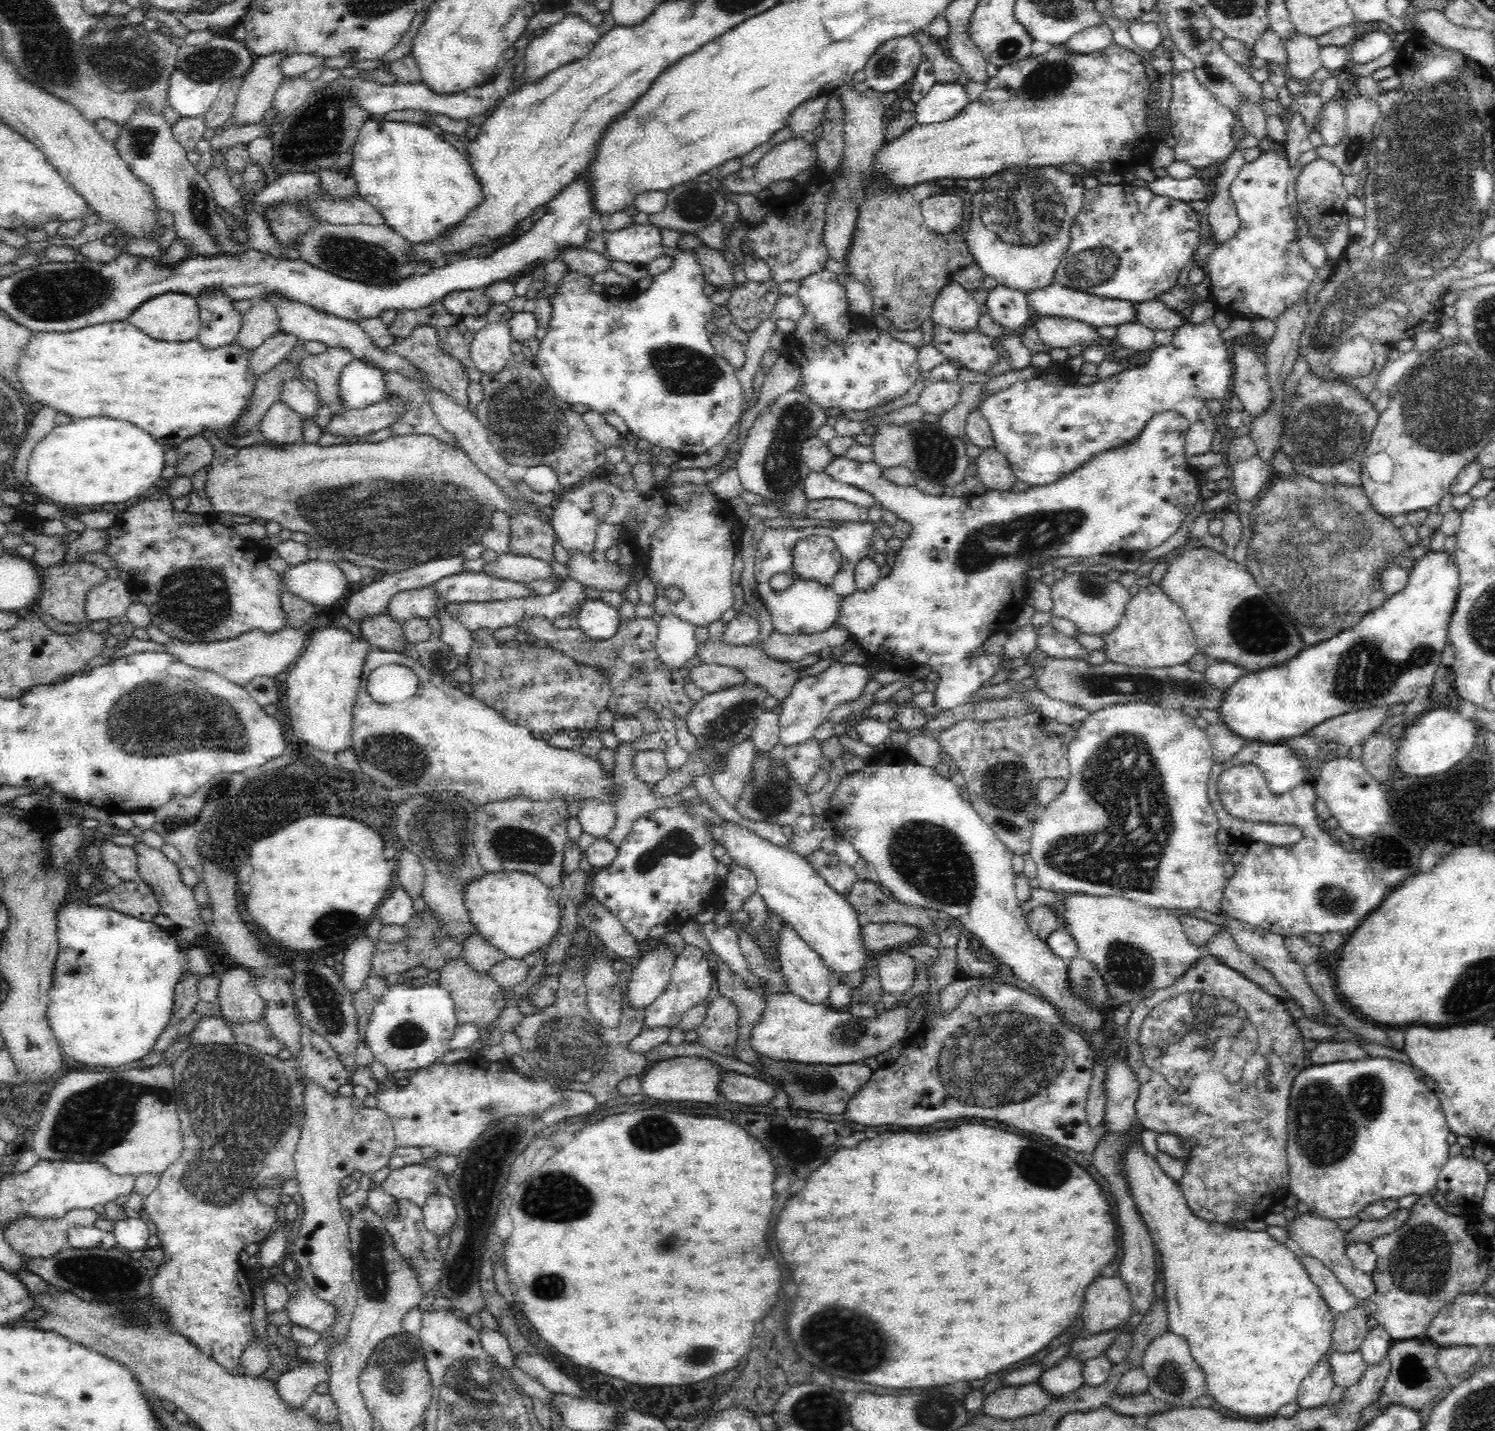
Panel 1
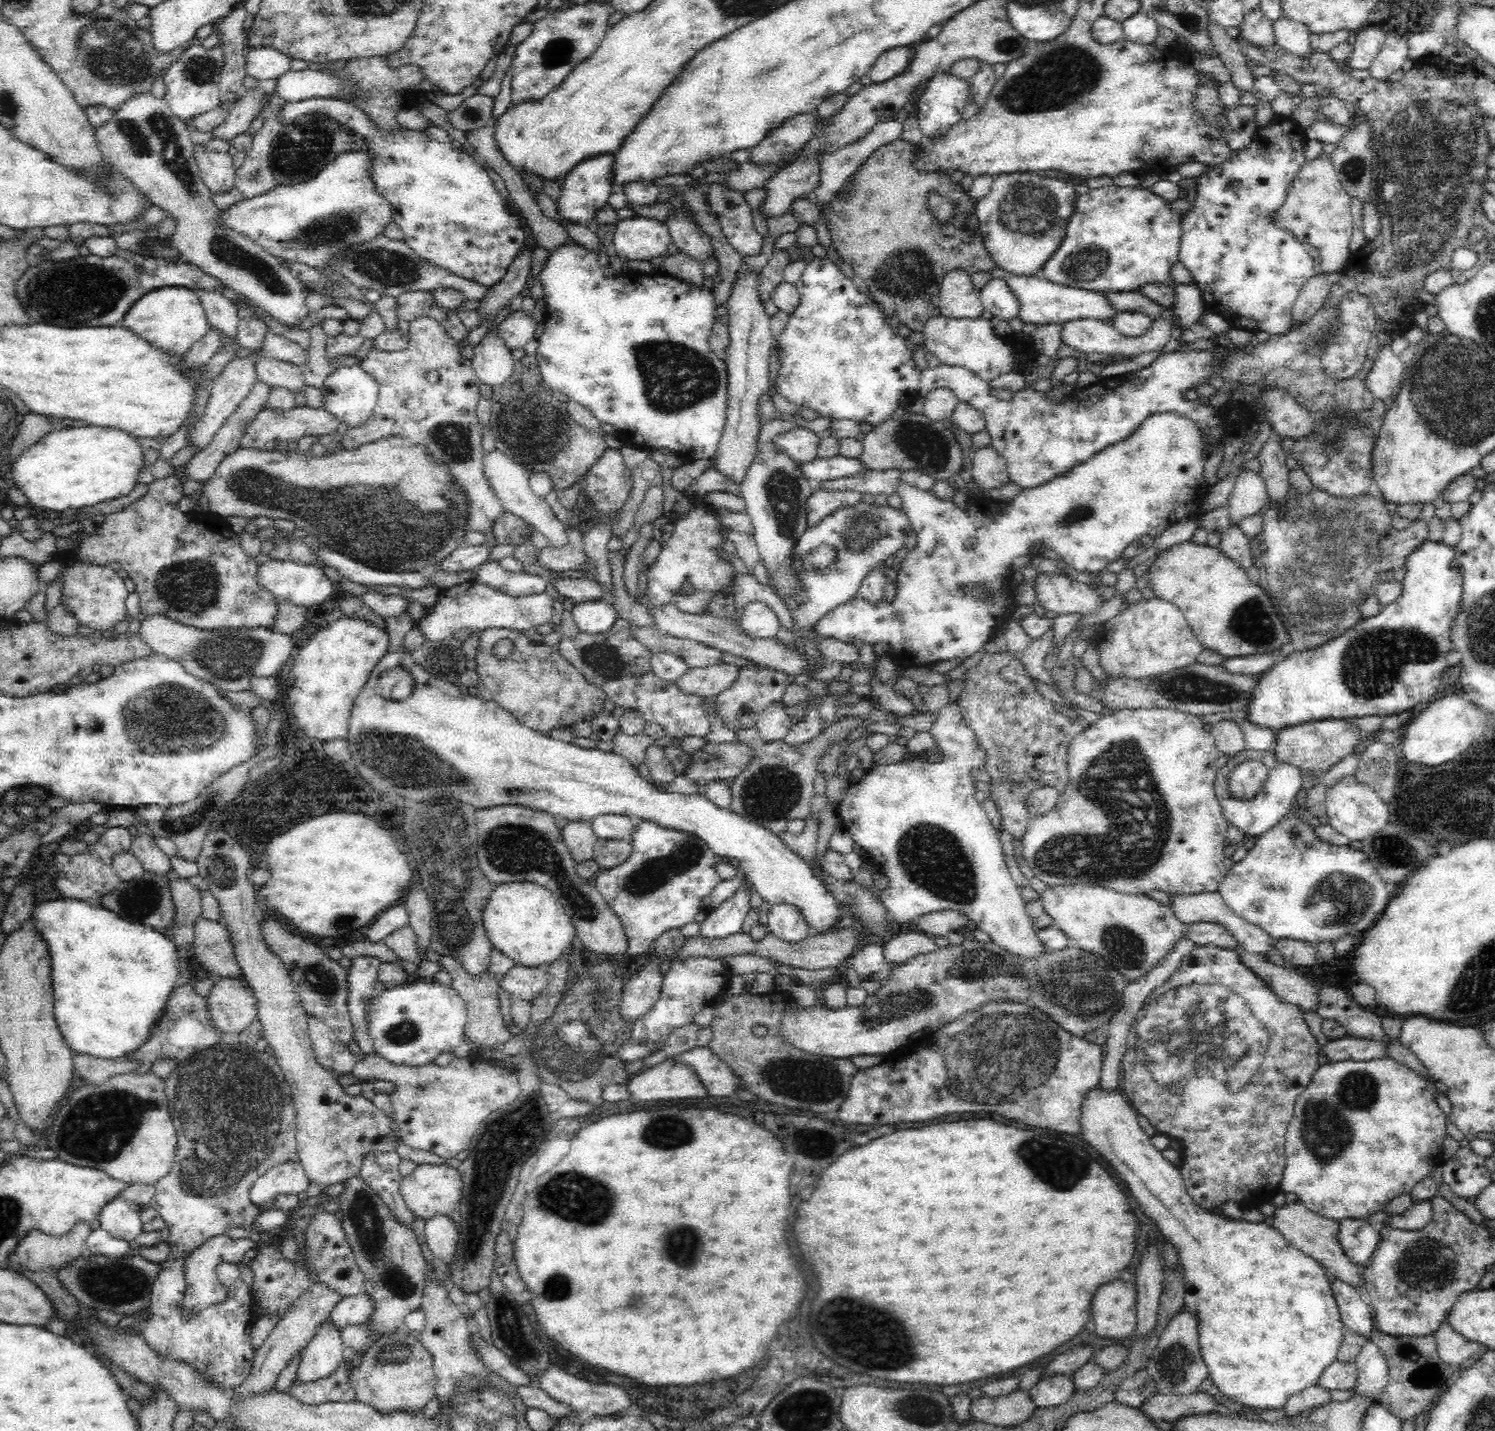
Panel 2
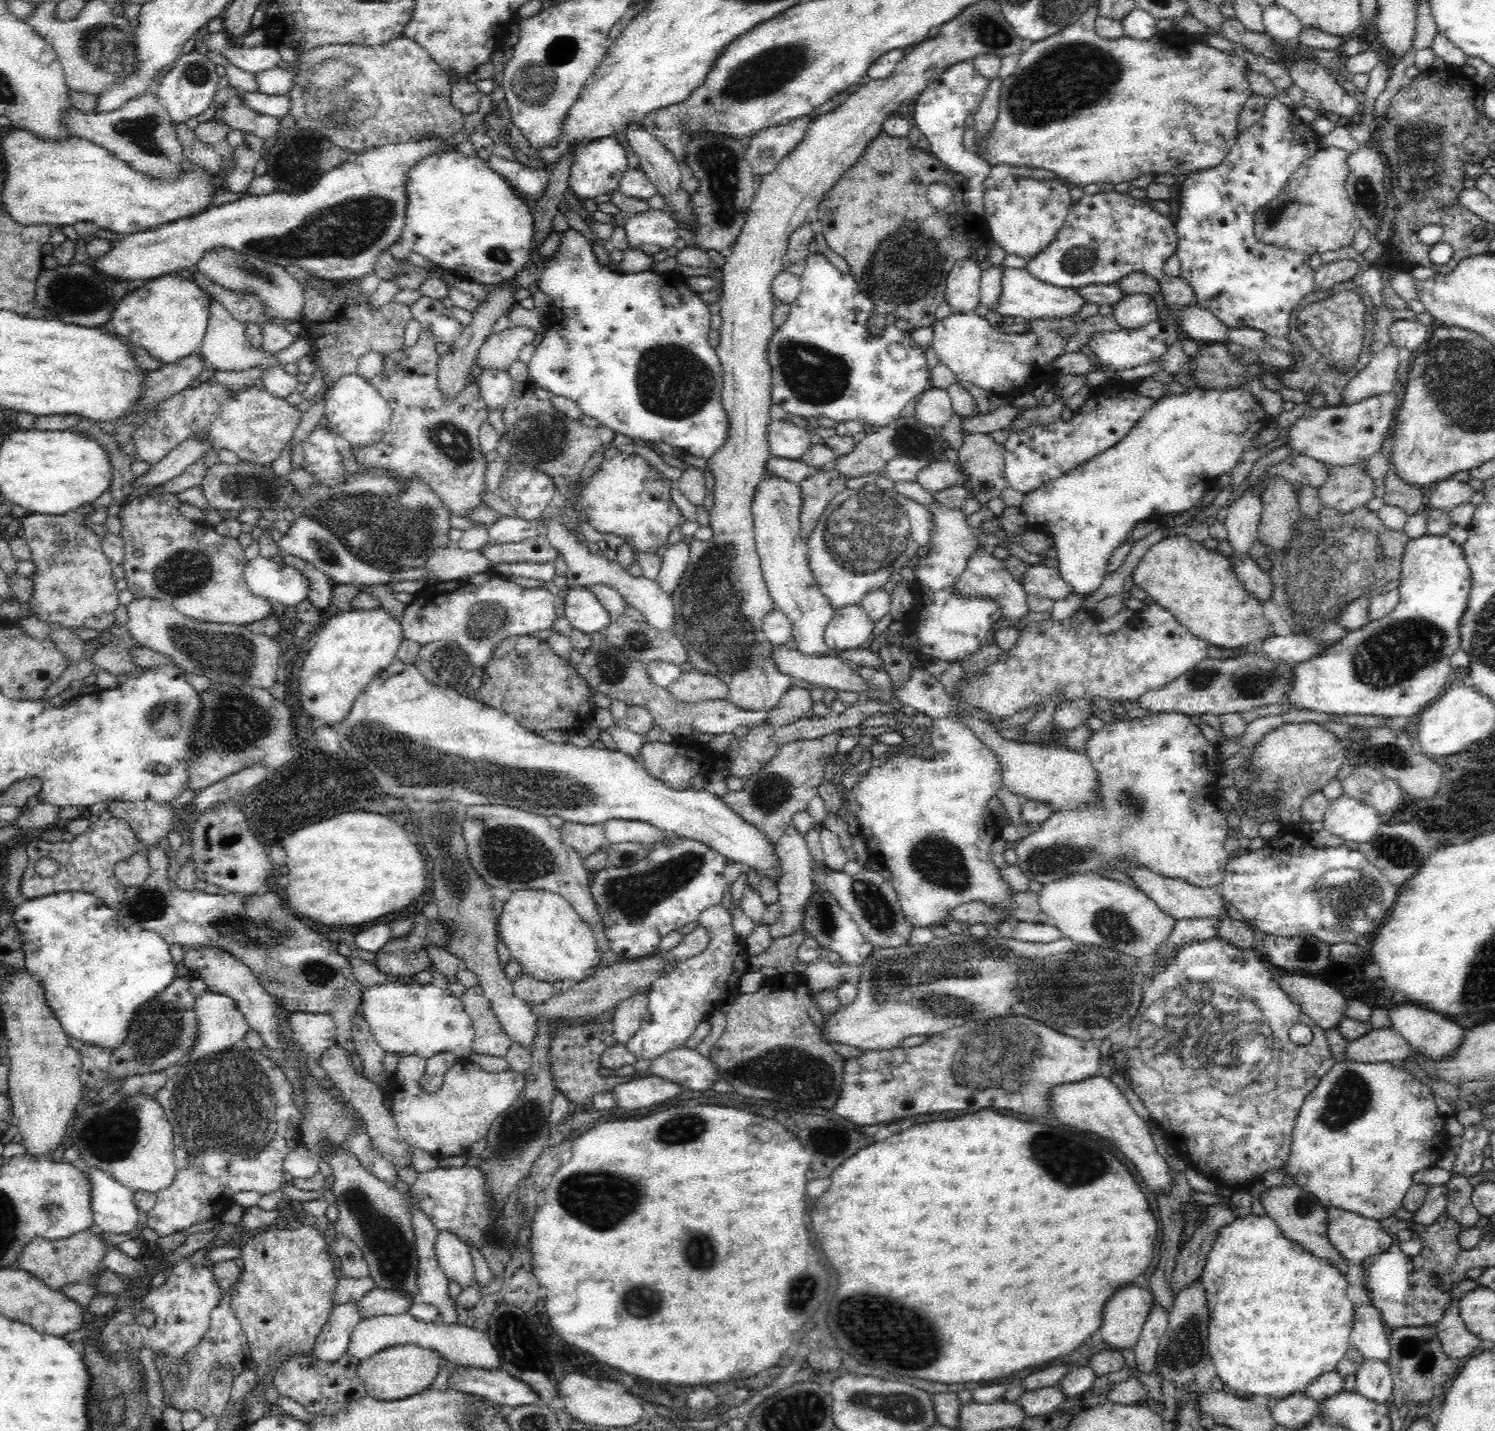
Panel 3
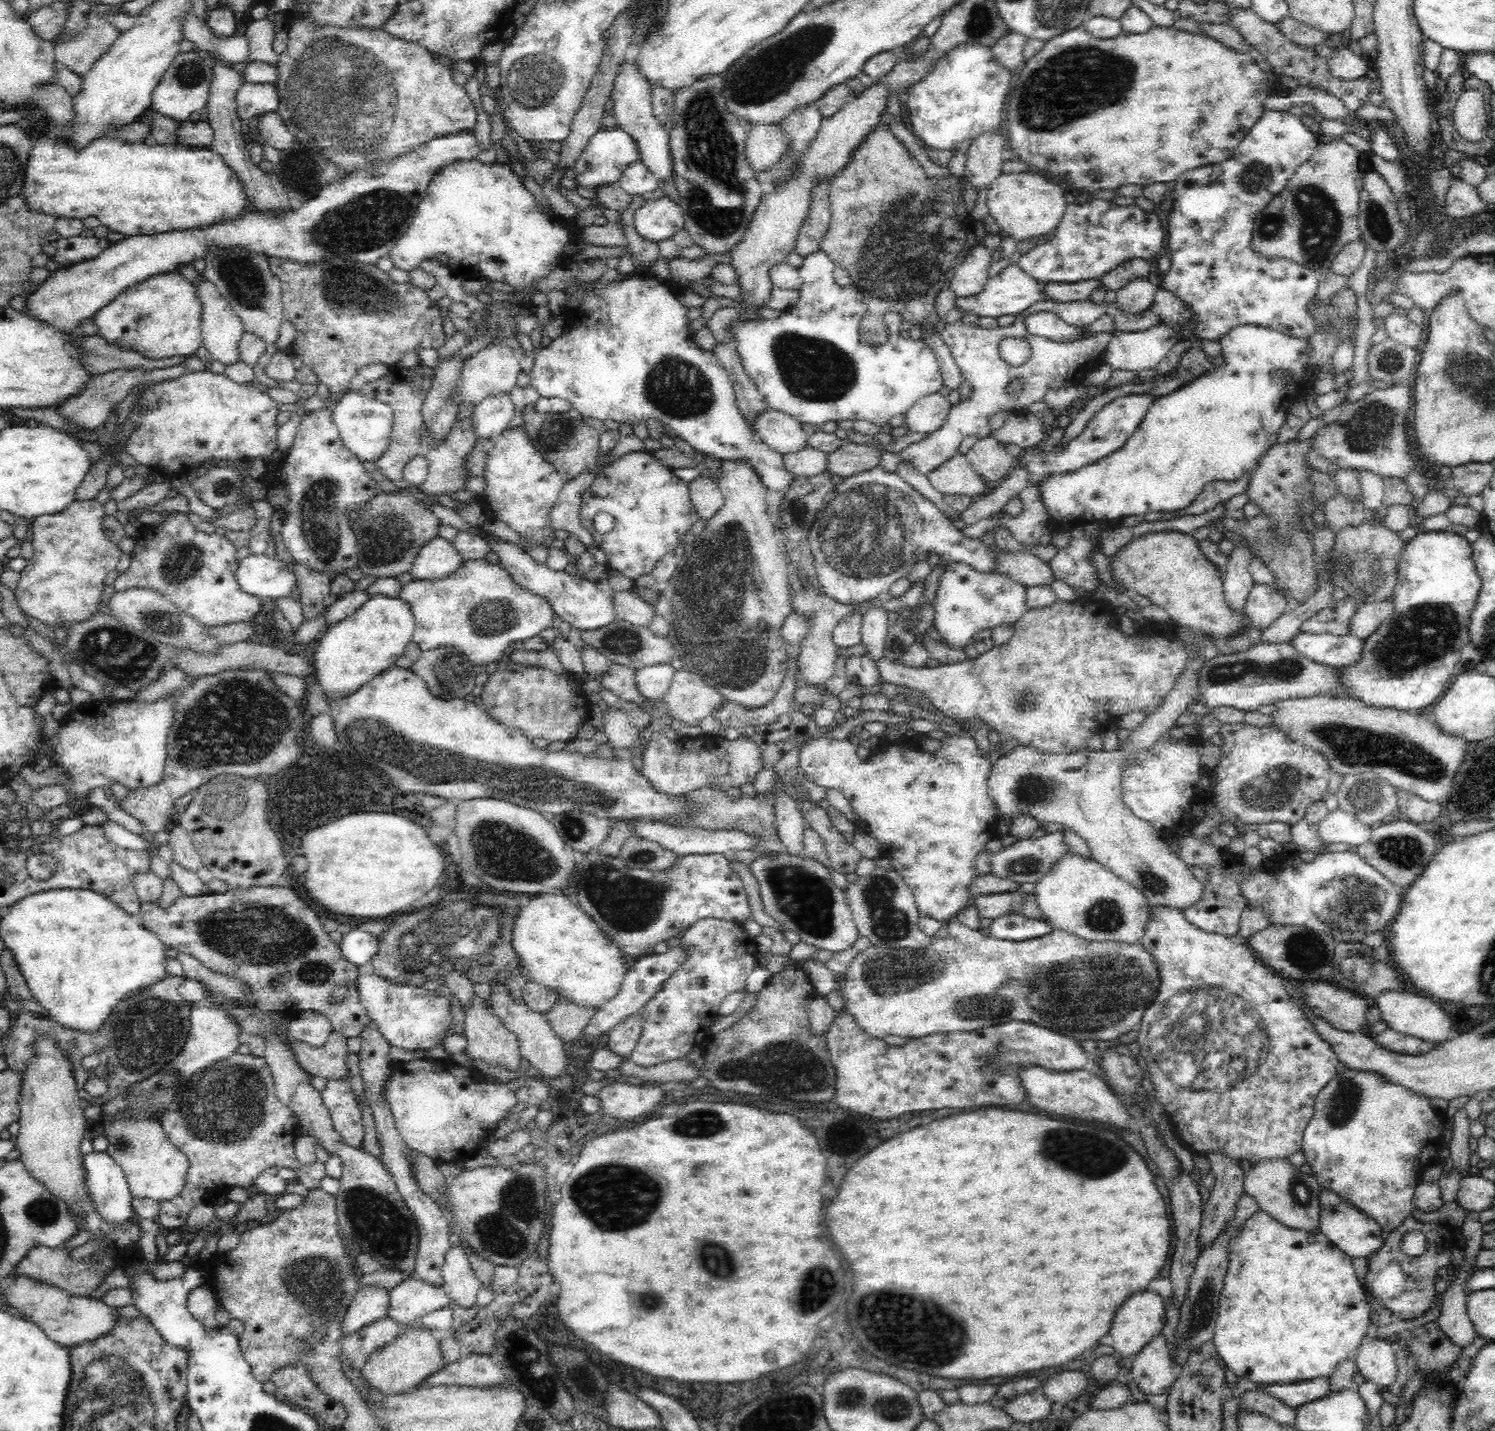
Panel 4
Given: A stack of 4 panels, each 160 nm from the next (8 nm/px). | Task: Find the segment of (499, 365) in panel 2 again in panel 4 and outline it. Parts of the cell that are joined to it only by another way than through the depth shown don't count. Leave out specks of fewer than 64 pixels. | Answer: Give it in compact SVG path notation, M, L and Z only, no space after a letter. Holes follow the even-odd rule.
M494 395L475 406L471 415L476 440L494 439L502 434L514 416L514 405L509 395Z

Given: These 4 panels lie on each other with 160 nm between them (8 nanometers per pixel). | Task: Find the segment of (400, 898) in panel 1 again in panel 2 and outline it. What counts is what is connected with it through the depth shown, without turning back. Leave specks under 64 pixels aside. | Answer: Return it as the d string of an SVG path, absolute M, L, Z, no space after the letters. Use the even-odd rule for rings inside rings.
M394 905L382 911L368 926L366 939L371 943L385 942L386 938L409 924L409 916L405 905Z

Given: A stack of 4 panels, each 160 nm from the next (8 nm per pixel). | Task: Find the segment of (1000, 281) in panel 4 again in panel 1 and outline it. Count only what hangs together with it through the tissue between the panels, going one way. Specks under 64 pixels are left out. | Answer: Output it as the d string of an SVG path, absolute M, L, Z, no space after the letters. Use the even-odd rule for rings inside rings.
M1053 282L1038 291L1027 292L1026 300L1034 310L1034 317L1058 317L1060 319L1078 320L1089 324L1090 327L1116 326L1120 324L1135 323L1136 309L1130 301L1116 299L1102 299L1100 296L1089 295L1086 292L1074 290Z

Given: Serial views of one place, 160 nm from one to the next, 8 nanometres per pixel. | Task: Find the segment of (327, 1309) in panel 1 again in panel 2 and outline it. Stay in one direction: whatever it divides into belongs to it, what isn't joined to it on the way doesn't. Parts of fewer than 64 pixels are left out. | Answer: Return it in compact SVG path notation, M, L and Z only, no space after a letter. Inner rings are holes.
M364 1290L358 1295L344 1297L340 1301L327 1320L331 1320L338 1328L348 1325L364 1323L373 1315L373 1300Z

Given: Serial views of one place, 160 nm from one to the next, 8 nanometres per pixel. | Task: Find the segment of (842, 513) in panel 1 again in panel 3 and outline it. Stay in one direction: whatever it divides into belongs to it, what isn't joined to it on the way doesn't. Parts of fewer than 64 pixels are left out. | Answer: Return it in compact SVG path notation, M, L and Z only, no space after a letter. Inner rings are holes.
M833 467L820 470L808 479L802 480L800 488L800 535L806 541L819 522L828 505L846 487L846 478Z

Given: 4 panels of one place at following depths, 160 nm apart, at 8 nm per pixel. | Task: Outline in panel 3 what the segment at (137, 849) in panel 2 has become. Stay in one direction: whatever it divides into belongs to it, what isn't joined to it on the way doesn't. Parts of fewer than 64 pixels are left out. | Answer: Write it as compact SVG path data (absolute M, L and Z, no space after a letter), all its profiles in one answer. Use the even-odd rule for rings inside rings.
M115 801L108 805L107 814L124 819L132 827L137 840L149 849L176 829L176 812L173 809L172 801Z

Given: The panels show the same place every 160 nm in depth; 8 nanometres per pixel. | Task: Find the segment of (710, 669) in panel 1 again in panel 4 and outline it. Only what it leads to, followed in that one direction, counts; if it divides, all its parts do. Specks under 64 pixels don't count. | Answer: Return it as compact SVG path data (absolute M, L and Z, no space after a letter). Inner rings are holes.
M684 668L675 670L672 684L663 696L668 716L675 718L679 725L692 726L714 714L722 700L720 692Z

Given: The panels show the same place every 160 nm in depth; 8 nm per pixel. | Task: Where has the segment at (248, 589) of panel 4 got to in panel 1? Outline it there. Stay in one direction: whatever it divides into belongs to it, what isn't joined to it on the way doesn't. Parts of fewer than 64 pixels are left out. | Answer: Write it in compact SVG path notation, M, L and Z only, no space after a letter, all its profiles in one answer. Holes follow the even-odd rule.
M308 559L296 566L288 566L279 575L282 577L283 592L294 594L297 598L310 602L314 606L332 606L345 594L348 586L344 573L334 561Z

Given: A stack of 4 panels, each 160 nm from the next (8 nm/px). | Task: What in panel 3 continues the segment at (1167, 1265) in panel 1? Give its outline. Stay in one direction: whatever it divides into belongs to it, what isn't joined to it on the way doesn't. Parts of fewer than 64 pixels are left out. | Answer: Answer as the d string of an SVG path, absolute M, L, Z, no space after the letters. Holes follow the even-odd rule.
M1096 1074L1080 1082L1050 1086L1048 1097L1051 1100L1050 1115L1056 1116L1062 1124L1070 1124L1080 1130L1090 1130L1110 1140L1116 1146L1116 1150L1134 1164L1140 1178L1154 1194L1162 1194L1172 1188L1172 1177L1168 1173L1168 1165L1165 1158L1156 1151L1152 1136L1148 1133L1146 1121L1132 1109L1114 1082L1102 1074ZM1250 1214L1246 1217L1237 1217L1230 1225L1221 1228L1213 1238L1213 1247L1209 1249L1205 1261L1204 1271L1201 1273L1201 1286L1206 1288L1206 1300L1210 1304L1210 1342L1209 1355L1216 1366L1219 1378L1232 1390L1242 1390L1256 1394L1256 1397L1266 1396L1271 1399L1284 1399L1291 1393L1296 1393L1308 1384L1312 1383L1320 1375L1334 1371L1337 1364L1343 1359L1346 1351L1351 1346L1350 1335L1353 1329L1353 1316L1356 1305L1348 1298L1350 1281L1346 1280L1345 1274L1326 1259L1314 1256L1306 1251L1301 1244L1288 1240L1287 1236L1280 1230L1280 1227L1268 1215Z

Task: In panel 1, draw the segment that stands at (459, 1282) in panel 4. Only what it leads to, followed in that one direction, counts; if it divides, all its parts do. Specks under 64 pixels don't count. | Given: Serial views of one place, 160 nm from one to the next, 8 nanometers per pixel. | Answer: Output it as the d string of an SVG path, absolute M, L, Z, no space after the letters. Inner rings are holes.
M430 1195L422 1208L424 1226L437 1237L449 1236L457 1220L453 1200L444 1195Z

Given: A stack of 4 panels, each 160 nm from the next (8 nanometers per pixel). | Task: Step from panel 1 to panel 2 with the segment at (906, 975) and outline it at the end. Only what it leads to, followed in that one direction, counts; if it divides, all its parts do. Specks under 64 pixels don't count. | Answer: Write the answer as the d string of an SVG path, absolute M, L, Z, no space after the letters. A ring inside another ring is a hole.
M919 931L896 935L883 946L885 963L890 968L901 966L914 956L933 952L937 948L934 938Z

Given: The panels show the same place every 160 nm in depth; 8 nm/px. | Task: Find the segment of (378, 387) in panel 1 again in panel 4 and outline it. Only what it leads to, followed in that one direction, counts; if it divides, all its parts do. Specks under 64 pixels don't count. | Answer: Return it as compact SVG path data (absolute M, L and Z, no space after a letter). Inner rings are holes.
M347 389L339 396L332 409L333 423L339 430L344 447L352 452L360 462L376 464L388 449L393 429L392 407L384 404L383 401L365 397L359 391Z

